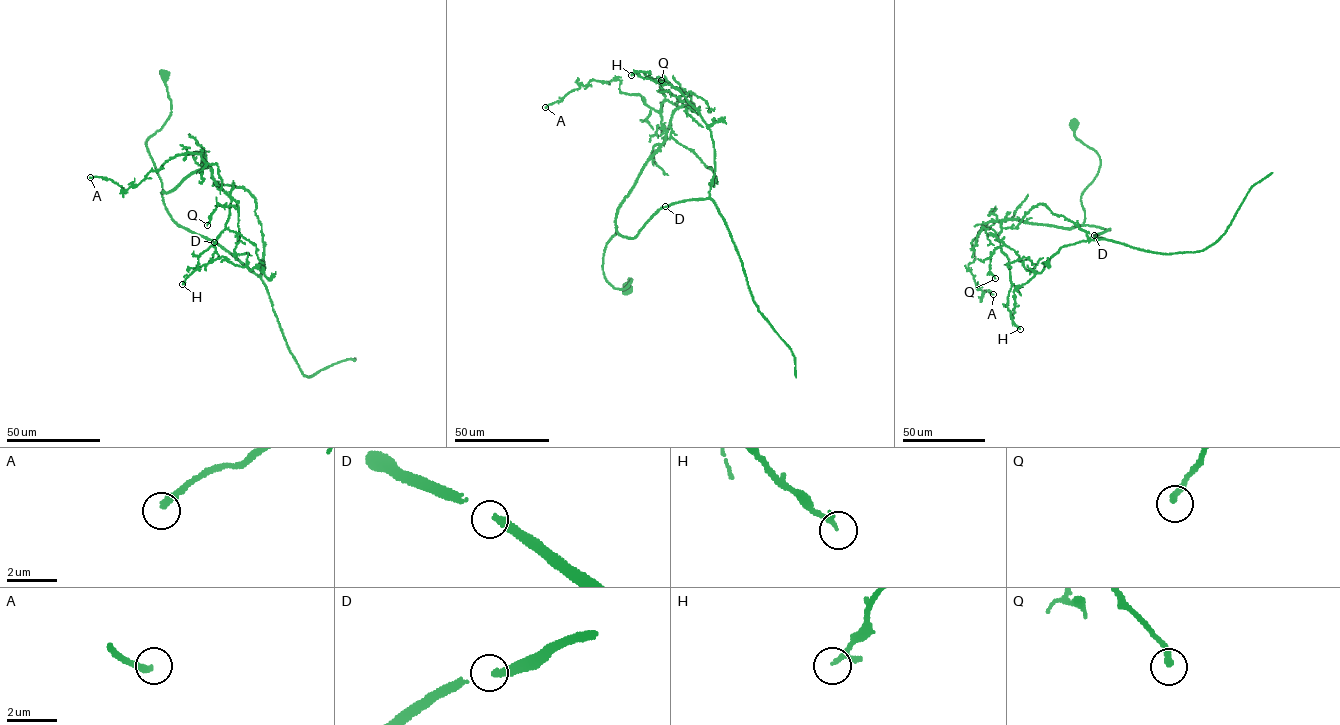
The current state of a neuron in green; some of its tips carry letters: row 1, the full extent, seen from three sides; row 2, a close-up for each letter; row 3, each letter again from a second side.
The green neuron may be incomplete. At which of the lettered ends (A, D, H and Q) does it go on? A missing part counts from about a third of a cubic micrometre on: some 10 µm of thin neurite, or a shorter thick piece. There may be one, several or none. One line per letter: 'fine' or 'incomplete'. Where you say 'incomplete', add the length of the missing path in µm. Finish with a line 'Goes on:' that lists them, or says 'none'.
A: fine
D: fine
H: fine
Q: fine
Goes on: none

